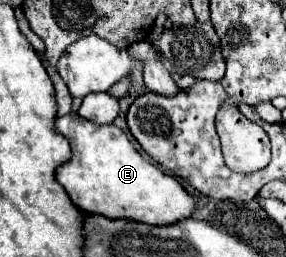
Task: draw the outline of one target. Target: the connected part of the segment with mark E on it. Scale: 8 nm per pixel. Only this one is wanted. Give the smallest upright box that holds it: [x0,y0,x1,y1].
[54,113,194,225]

